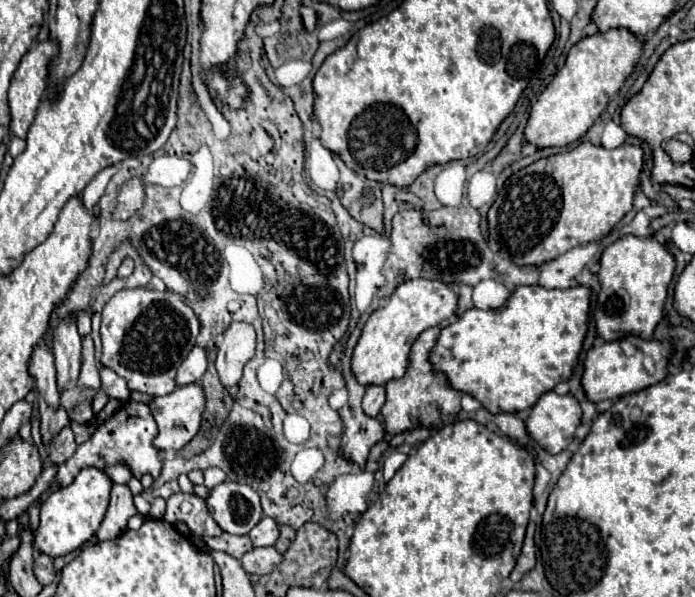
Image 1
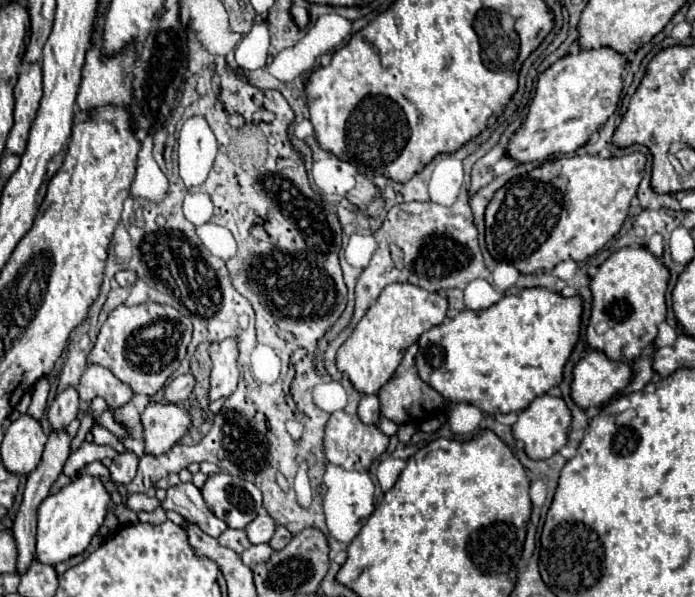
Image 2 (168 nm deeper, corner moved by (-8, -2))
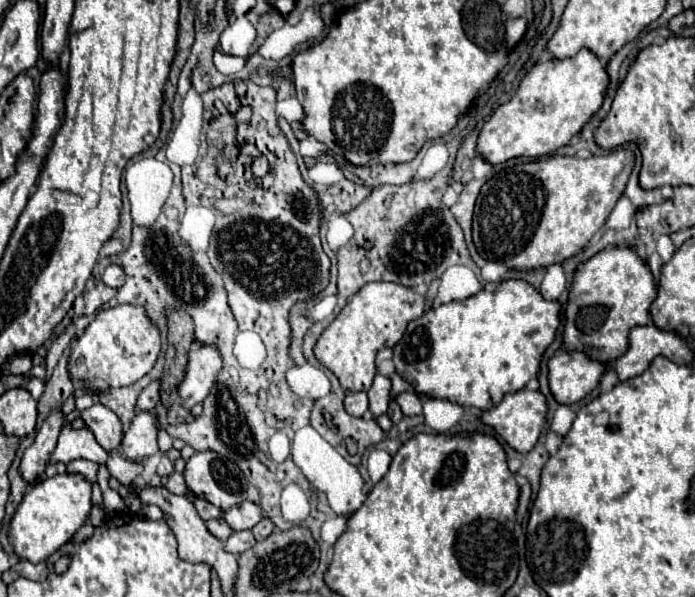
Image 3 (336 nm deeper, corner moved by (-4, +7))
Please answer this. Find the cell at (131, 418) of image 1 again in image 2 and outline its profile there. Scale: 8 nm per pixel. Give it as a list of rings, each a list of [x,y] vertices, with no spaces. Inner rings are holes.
[[[82,443],[76,451],[70,453],[66,465],[64,465],[64,475],[74,475],[76,471],[80,471],[84,465],[92,463],[92,461],[102,461],[104,457],[114,457],[116,451],[110,445],[96,445],[96,443]]]

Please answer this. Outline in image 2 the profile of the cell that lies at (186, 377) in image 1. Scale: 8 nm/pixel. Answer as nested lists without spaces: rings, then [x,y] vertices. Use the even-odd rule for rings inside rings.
[[[190,373],[180,375],[176,379],[172,379],[166,387],[164,387],[164,403],[184,403],[188,399],[188,395],[192,393],[194,387],[194,379]]]

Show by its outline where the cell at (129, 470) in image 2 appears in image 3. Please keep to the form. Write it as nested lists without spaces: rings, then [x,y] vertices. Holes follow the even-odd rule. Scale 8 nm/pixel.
[[[94,402],[88,410],[82,412],[82,418],[86,422],[86,428],[90,428],[98,440],[98,444],[110,452],[110,450],[118,450],[120,442],[122,442],[122,422],[120,418],[106,408],[100,402]]]

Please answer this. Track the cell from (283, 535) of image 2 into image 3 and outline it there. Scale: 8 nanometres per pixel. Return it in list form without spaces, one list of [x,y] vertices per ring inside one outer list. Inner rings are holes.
[[[262,518],[254,528],[252,528],[252,532],[254,532],[254,536],[256,536],[256,540],[264,540],[264,538],[268,538],[272,532],[274,532],[274,522],[270,520],[270,518]]]

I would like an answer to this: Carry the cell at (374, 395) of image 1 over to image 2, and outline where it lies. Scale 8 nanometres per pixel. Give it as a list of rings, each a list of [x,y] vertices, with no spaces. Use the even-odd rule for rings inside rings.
[[[364,395],[358,405],[358,417],[366,425],[374,425],[380,419],[380,403],[376,395]]]

